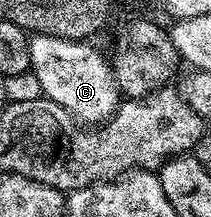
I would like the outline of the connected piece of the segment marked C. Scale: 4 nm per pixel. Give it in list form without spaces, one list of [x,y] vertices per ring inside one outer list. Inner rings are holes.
[[[31,34],[30,52],[32,61],[30,71],[34,79],[38,82],[39,92],[44,93],[45,98],[56,101],[68,112],[75,121],[82,125],[92,125],[88,123],[105,124],[107,119],[111,119],[117,111],[120,102],[120,92],[118,81],[114,76],[114,69],[109,58],[105,59],[94,47],[89,47],[89,42],[78,42],[76,40],[61,39],[58,36]]]

